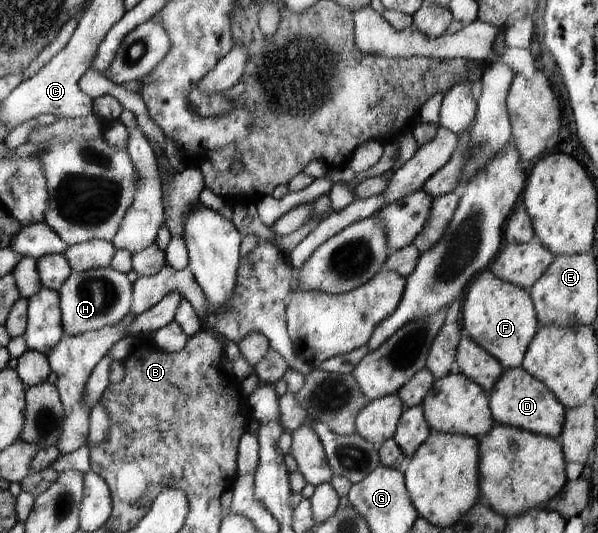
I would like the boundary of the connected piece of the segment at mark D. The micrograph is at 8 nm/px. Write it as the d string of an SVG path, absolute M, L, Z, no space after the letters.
M522 366L504 369L489 392L489 399L495 423L559 439L566 409L545 384L531 376Z

